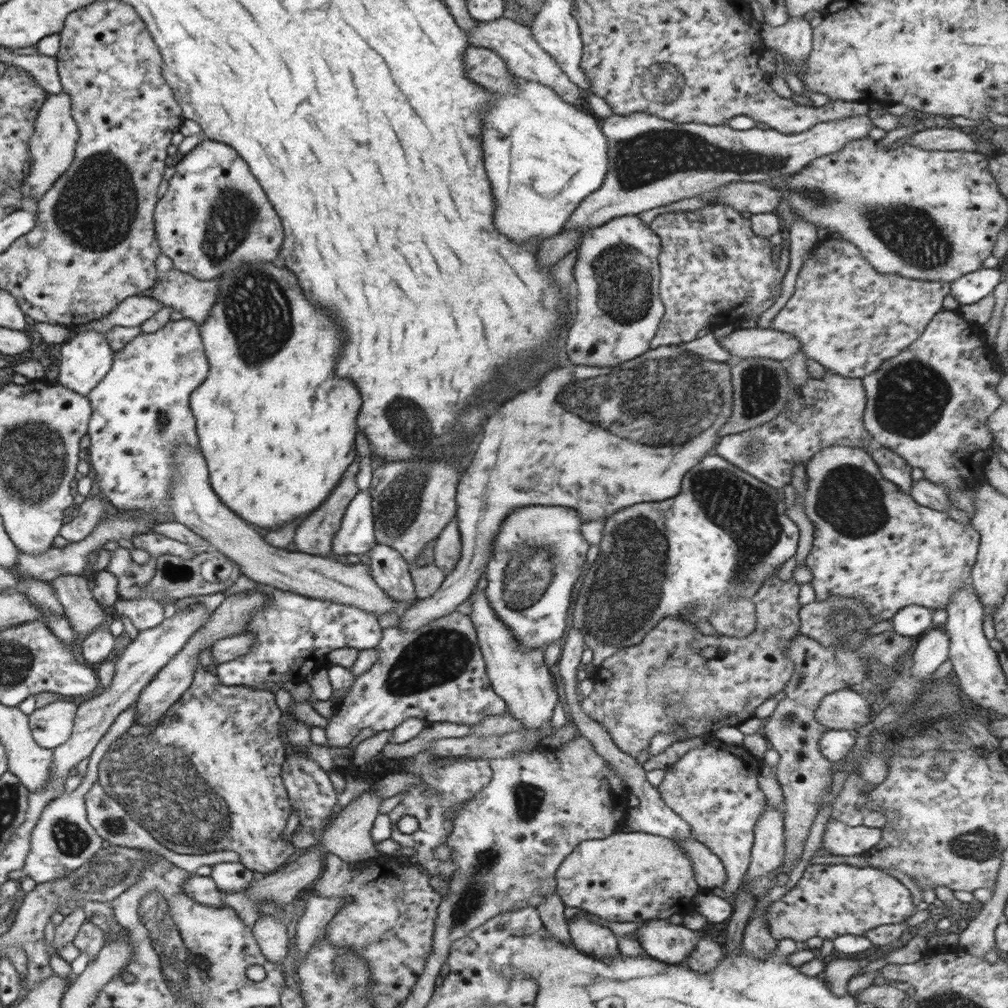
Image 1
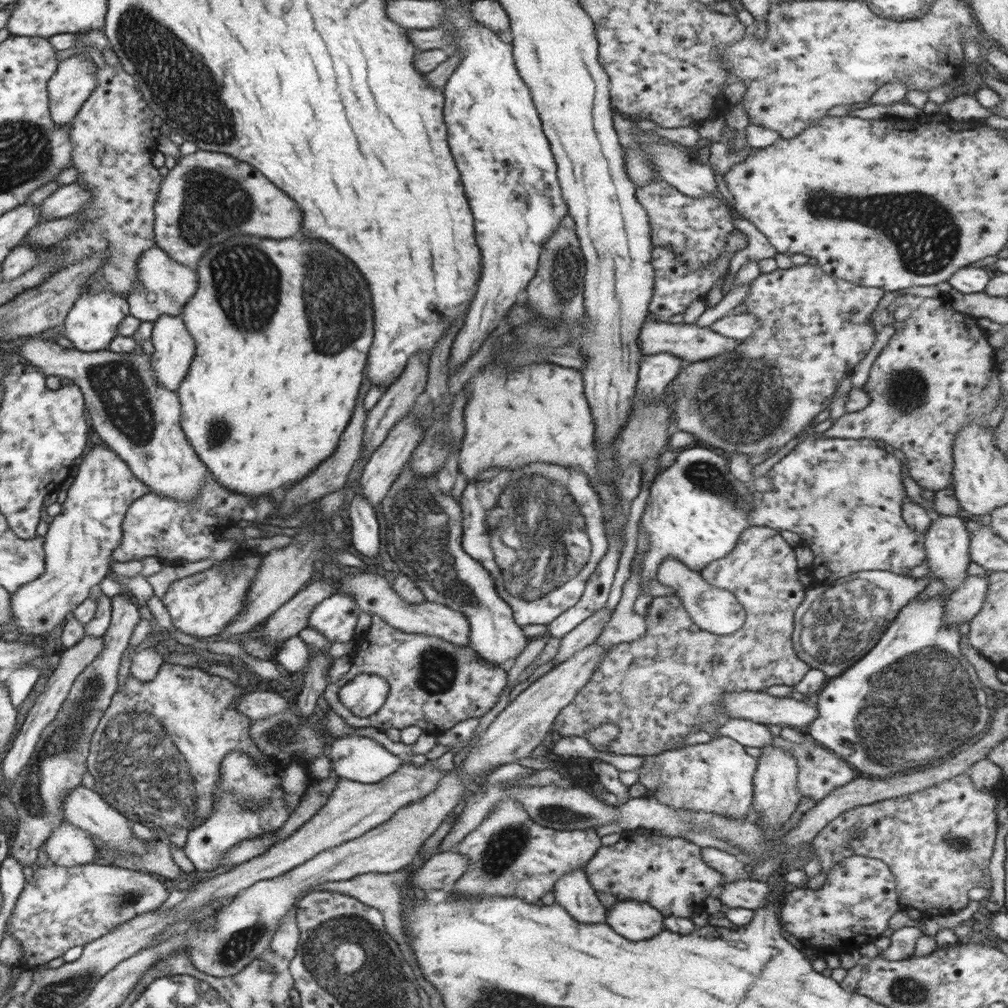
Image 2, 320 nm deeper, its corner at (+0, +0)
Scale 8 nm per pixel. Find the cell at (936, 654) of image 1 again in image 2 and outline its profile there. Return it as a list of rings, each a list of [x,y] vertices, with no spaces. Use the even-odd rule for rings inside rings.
[[[968,575],[954,592],[946,594],[945,625],[958,629],[960,624],[970,622],[982,609],[988,585],[986,575]]]

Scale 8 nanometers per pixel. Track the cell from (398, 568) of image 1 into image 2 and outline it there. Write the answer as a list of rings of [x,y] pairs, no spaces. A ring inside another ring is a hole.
[[[354,488],[356,494],[350,500],[348,516],[352,526],[352,546],[368,558],[378,557],[380,550],[380,521],[368,500]]]

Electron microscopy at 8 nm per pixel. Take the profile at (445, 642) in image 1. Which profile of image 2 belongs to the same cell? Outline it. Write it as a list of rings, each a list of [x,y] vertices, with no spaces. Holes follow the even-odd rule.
[[[371,615],[371,618],[371,625],[368,630],[356,639],[352,650],[350,670],[336,682],[329,683],[323,692],[324,700],[338,716],[341,716],[348,726],[352,728],[372,726],[372,728],[377,728],[381,732],[385,732],[389,728],[402,730],[406,727],[418,727],[424,733],[437,737],[463,720],[482,717],[495,706],[500,693],[507,686],[507,674],[504,667],[490,665],[468,645],[456,646],[437,636],[408,634],[396,630],[396,628],[386,623],[381,616]],[[360,673],[381,676],[389,684],[389,695],[380,710],[362,719],[351,710],[346,709],[339,699],[339,690],[344,686],[344,683],[352,680],[354,676]]]

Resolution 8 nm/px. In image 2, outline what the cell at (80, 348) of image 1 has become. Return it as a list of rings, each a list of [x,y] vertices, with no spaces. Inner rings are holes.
[[[108,290],[82,294],[69,310],[60,332],[72,341],[74,349],[84,352],[108,349],[111,340],[117,335],[120,322],[128,316],[128,303],[121,294]]]

